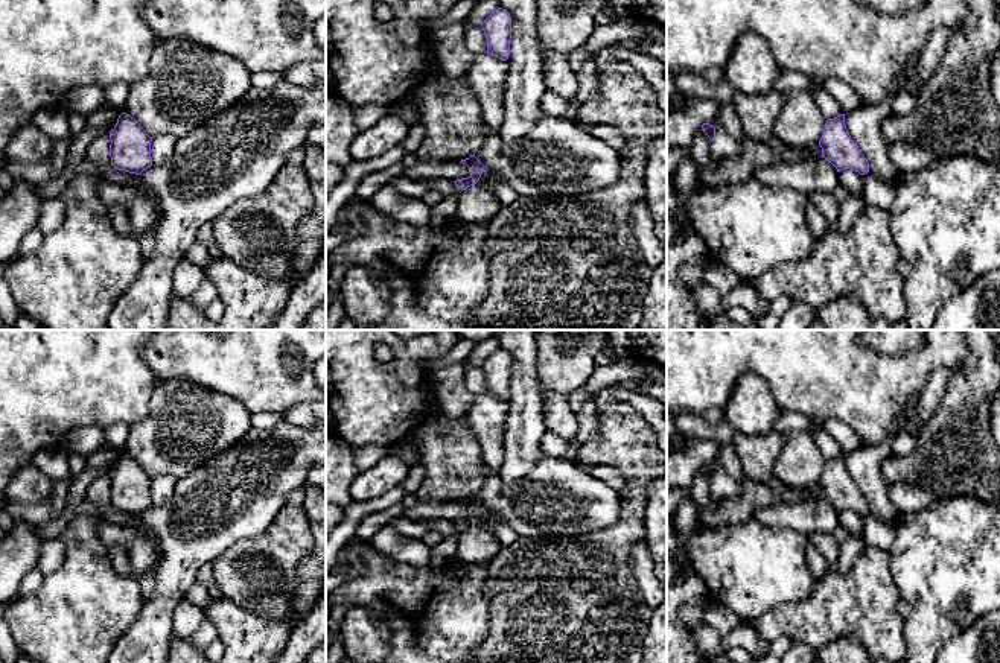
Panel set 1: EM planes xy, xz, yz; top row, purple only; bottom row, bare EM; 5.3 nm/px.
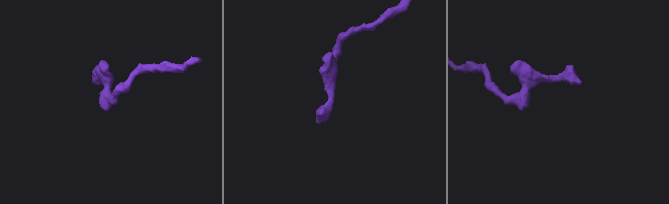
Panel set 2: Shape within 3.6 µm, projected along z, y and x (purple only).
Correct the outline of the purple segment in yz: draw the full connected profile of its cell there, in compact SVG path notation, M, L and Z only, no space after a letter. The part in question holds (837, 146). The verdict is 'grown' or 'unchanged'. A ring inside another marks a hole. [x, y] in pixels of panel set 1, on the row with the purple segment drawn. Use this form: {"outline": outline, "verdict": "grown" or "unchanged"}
{"outline": "M845 114L826 120L819 146L822 148L822 157L828 160L837 172L845 169L852 169L860 175L869 172L868 160L846 129Z", "verdict": "unchanged"}

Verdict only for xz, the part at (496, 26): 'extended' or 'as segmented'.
as segmented

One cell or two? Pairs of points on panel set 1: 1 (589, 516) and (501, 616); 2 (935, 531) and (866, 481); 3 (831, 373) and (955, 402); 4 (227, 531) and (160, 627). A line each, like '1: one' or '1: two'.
1: two
2: two
3: two
4: one

